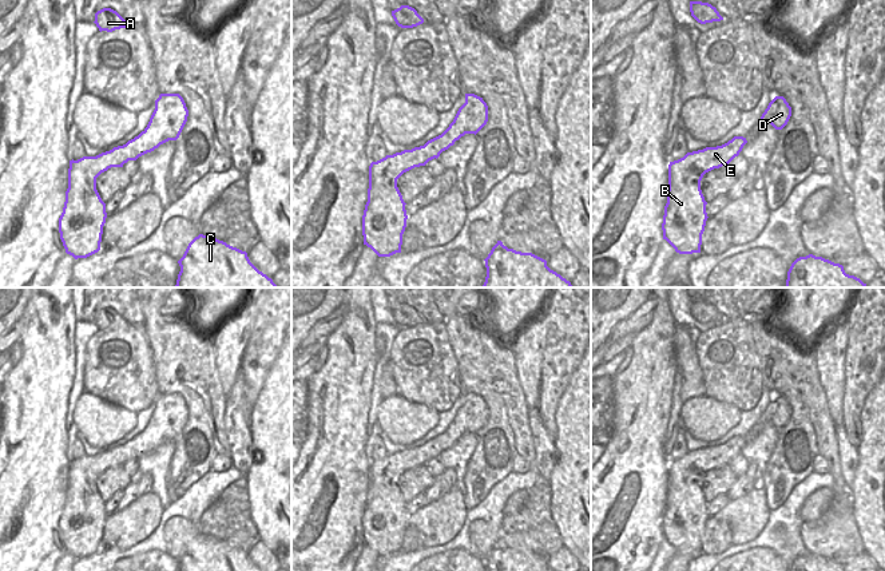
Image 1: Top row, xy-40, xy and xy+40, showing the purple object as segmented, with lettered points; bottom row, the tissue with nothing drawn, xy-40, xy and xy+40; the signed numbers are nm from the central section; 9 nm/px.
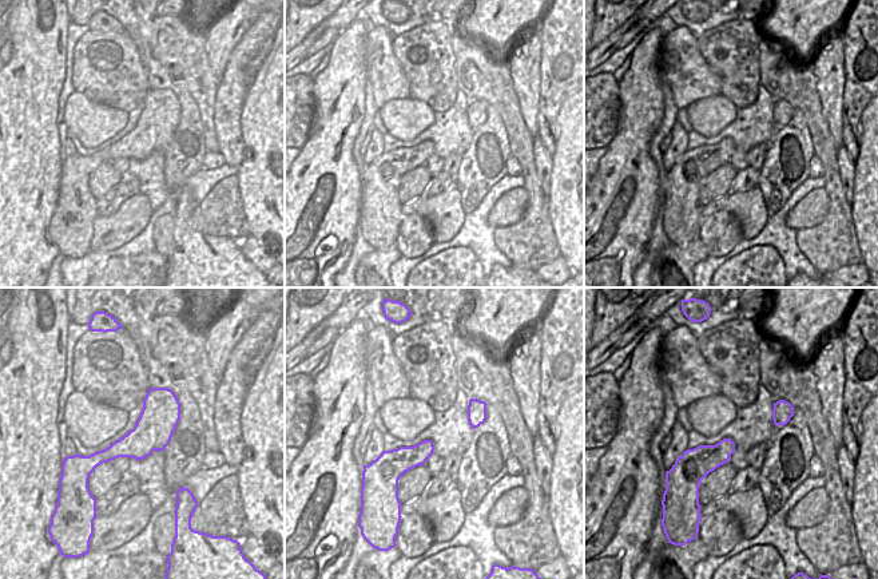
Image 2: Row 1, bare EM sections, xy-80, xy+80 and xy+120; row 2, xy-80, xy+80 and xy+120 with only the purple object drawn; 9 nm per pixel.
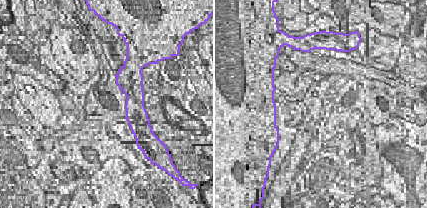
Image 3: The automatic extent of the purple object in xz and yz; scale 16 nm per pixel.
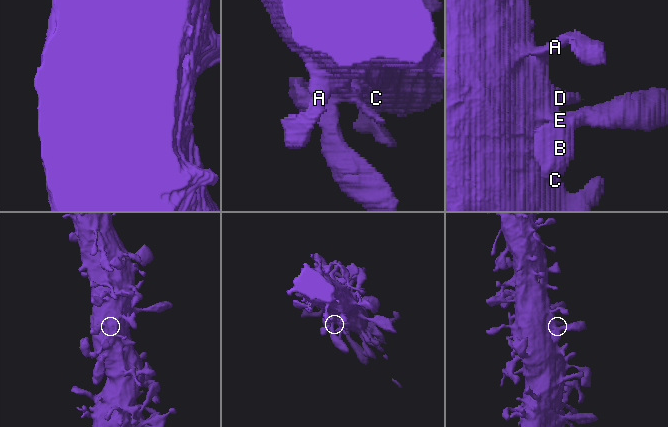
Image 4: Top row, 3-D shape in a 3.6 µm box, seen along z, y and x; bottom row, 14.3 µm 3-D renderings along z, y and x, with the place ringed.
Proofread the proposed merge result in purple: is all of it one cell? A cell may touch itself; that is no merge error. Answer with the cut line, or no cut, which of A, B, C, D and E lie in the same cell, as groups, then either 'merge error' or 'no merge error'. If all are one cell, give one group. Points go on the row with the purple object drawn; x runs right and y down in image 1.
no cut; A B C D E; no merge error

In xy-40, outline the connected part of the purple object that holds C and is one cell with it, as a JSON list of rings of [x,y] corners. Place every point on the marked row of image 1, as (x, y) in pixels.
[[[203,234],[188,243],[178,263],[180,271],[175,288],[278,288],[250,262],[246,251]]]

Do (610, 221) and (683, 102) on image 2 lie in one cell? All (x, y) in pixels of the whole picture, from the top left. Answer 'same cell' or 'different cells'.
different cells

